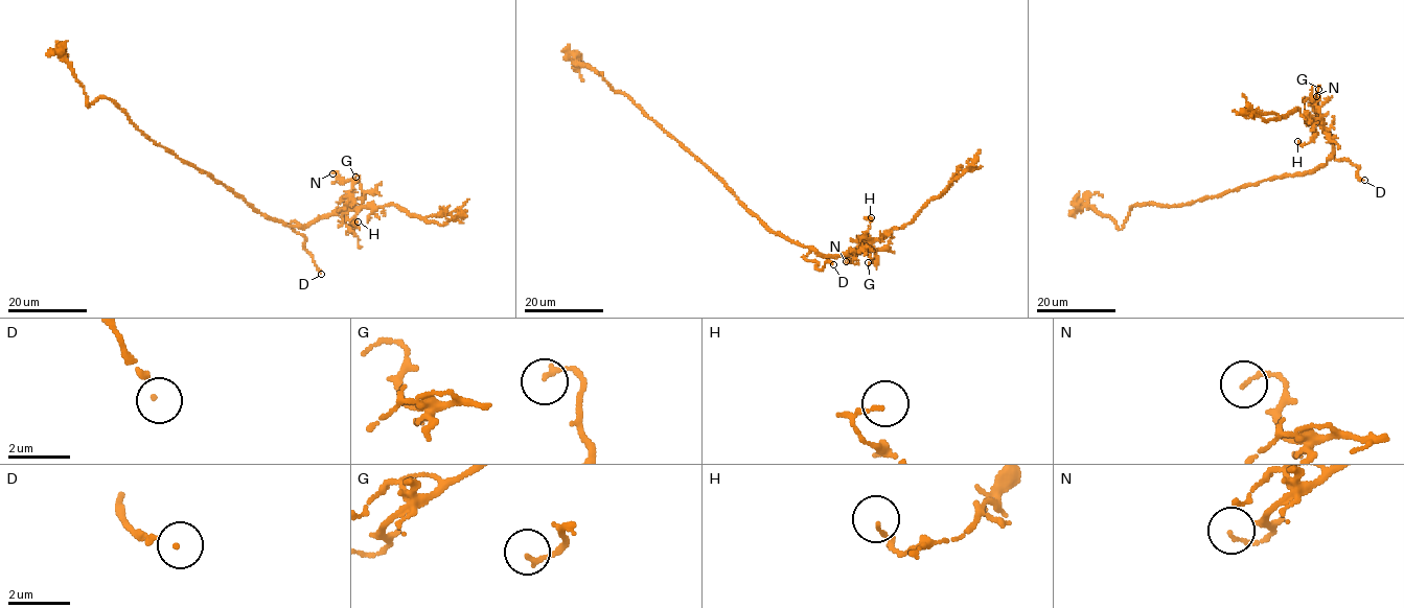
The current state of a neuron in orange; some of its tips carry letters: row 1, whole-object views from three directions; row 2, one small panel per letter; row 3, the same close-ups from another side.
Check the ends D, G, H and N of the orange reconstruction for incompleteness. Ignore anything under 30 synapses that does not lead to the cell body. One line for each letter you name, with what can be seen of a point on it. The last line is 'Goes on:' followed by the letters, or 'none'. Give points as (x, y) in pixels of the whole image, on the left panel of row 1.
D: (321, 274)
Goes on: D

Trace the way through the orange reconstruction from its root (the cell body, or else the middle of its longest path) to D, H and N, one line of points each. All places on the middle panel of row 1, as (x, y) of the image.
D: (746, 208), (770, 230), (809, 247), (803, 256), (818, 263), (816, 269), (826, 260), (833, 264)
H: (746, 208), (770, 230), (827, 256), (866, 249), (871, 238), (866, 237), (871, 224), (867, 217), (871, 217)
N: (746, 208), (770, 230), (827, 256), (848, 253), (864, 239), (864, 251), (846, 261)

